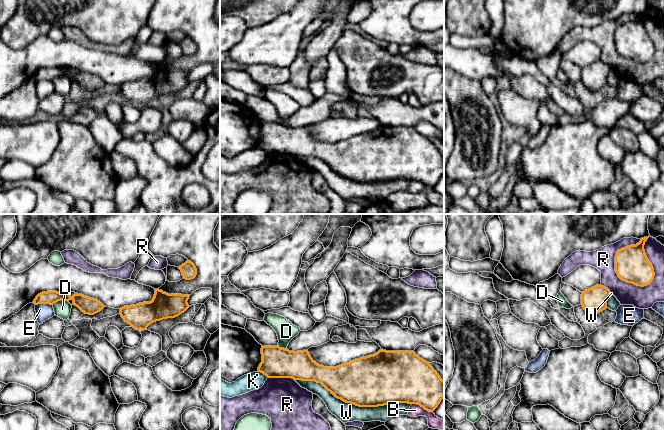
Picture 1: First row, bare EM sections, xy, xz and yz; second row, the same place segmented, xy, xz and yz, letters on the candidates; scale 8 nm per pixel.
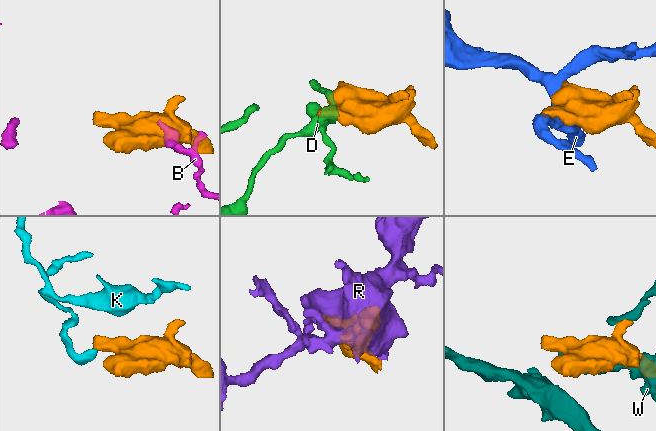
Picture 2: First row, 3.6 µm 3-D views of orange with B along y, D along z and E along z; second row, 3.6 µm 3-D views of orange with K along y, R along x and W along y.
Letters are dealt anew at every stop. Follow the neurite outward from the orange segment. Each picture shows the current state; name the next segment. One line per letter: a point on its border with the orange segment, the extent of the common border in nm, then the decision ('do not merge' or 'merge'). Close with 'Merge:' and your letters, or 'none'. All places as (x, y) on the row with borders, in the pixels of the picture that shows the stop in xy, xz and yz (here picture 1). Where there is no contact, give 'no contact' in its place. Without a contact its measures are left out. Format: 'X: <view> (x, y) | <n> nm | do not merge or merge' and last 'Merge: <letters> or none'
B: xz (420, 405) | 150 nm | do not merge
D: xy (59, 300) | 130 nm | do not merge
E: xy (43, 303) | 140 nm | do not merge
K: xz (263, 373) | 110 nm | do not merge
R: yz (654, 274) | 420 nm | do not merge
W: xz (353, 403) | 950 nm | do not merge
Merge: none

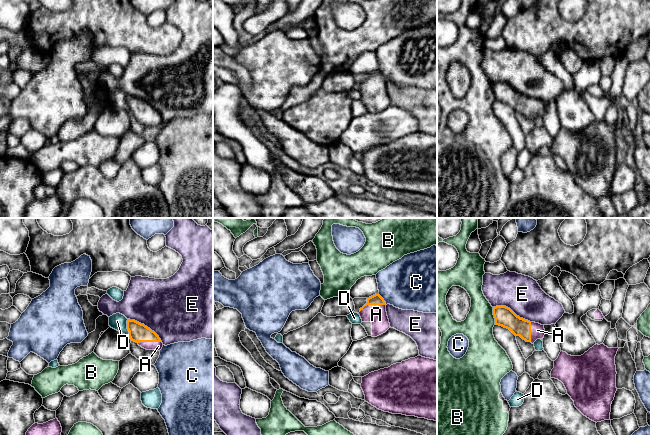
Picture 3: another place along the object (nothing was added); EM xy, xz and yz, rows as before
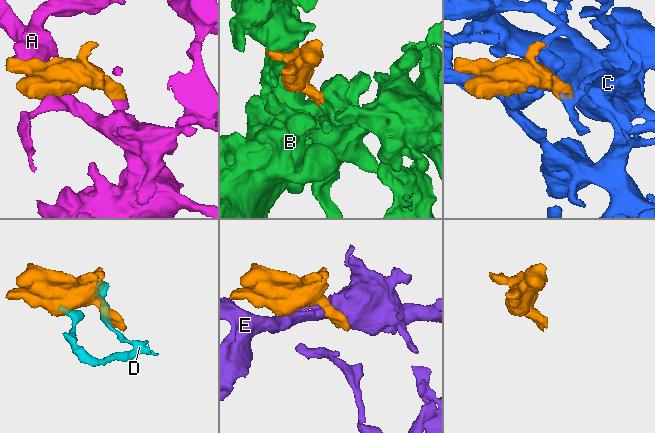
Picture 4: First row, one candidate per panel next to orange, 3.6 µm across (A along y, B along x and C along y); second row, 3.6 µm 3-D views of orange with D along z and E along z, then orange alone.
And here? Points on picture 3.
A: xz (372, 304) | 220 nm | merge
B: yz (494, 316) | 150 nm | do not merge
C: xz (383, 299) | 120 nm | do not merge
D: xy (127, 327) | 140 nm | do not merge
E: yz (511, 310) | 340 nm | do not merge
Merge: A

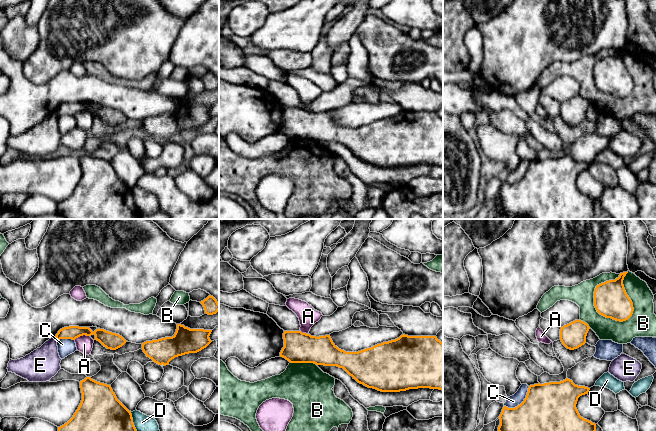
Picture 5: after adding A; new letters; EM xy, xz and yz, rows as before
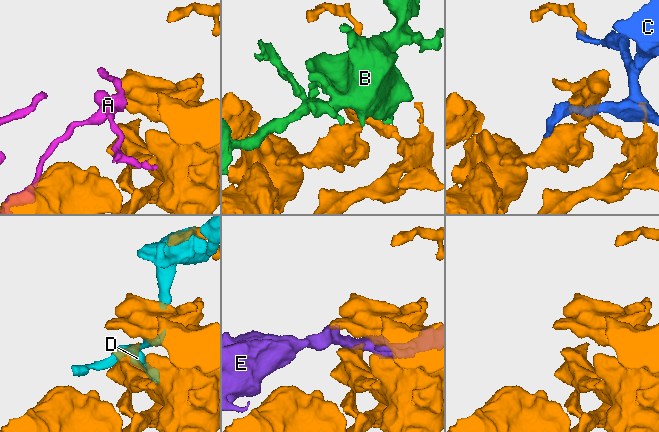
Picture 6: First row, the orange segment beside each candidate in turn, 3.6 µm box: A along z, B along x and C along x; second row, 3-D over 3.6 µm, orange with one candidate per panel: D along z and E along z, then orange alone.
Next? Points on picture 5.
A: xy (81, 335) | 130 nm | do not merge
B: yz (633, 309) | 420 nm | do not merge
C: yz (521, 403) | 260 nm | do not merge
D: xy (132, 421) | 160 nm | do not merge
E: xy (56, 338) | 30 nm | do not merge
Merge: none

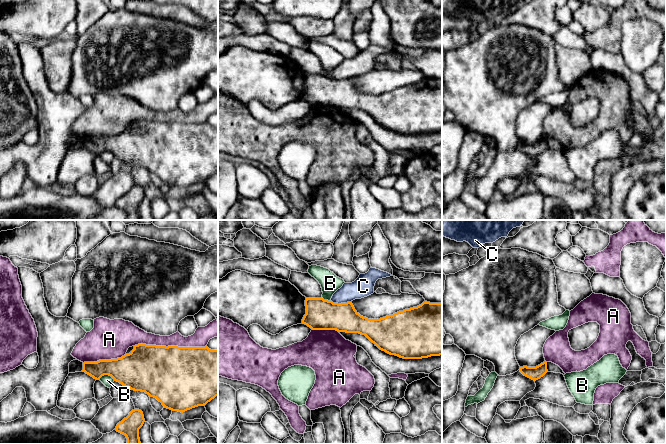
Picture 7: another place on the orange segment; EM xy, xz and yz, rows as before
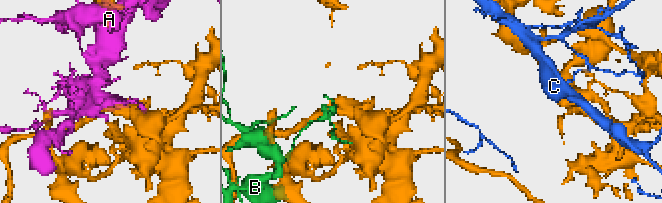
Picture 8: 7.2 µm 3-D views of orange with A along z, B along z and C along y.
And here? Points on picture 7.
A: xy (170, 346) | 600 nm | do not merge
B: xy (106, 374) | 140 nm | do not merge
C: xz (341, 303) | 160 nm | do not merge
Merge: none

